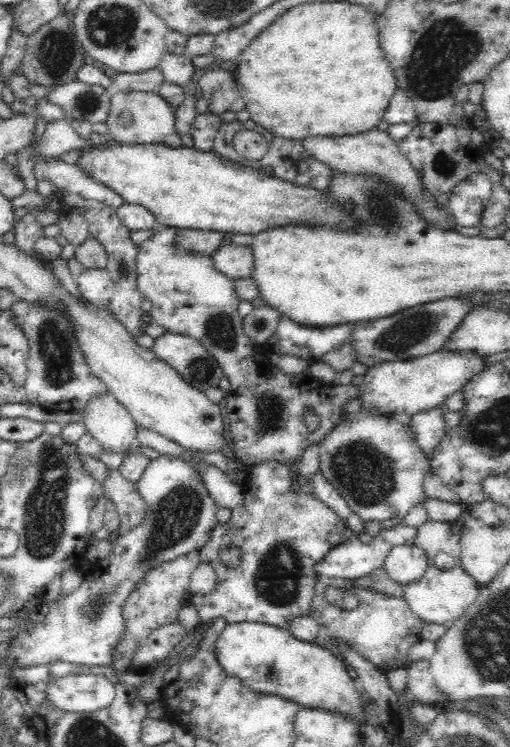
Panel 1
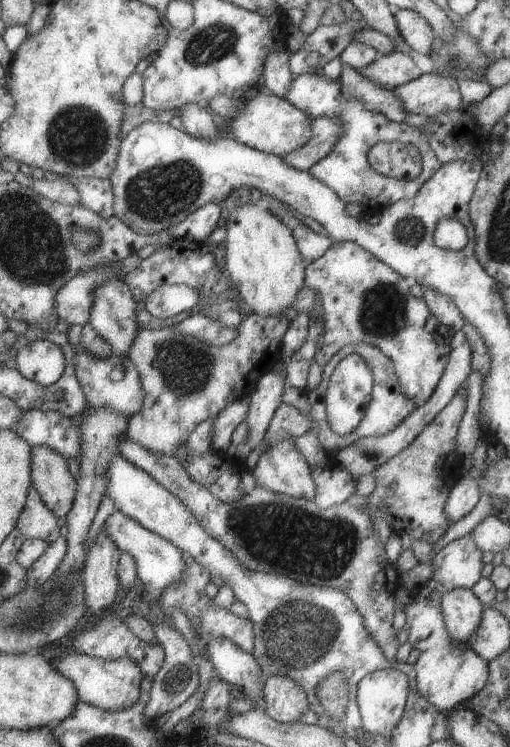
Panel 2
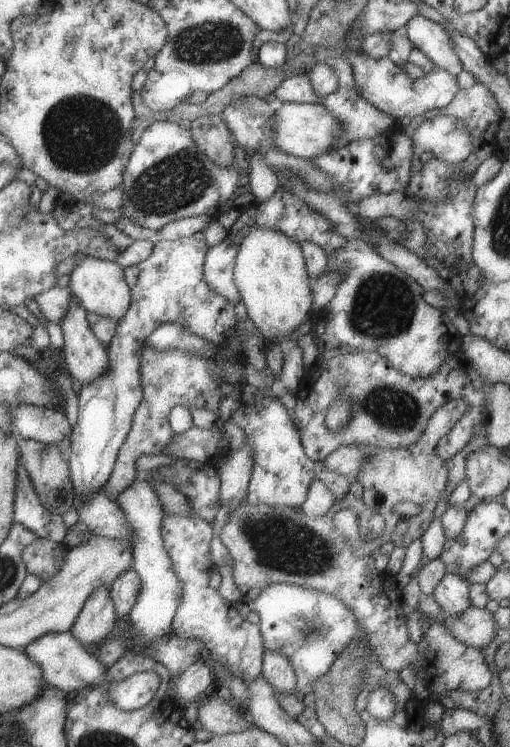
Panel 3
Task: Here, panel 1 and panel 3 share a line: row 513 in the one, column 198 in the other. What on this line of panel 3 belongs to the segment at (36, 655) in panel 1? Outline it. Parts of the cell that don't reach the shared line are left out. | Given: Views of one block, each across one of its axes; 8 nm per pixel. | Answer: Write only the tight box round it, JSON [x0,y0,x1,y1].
[120,121,241,230]

